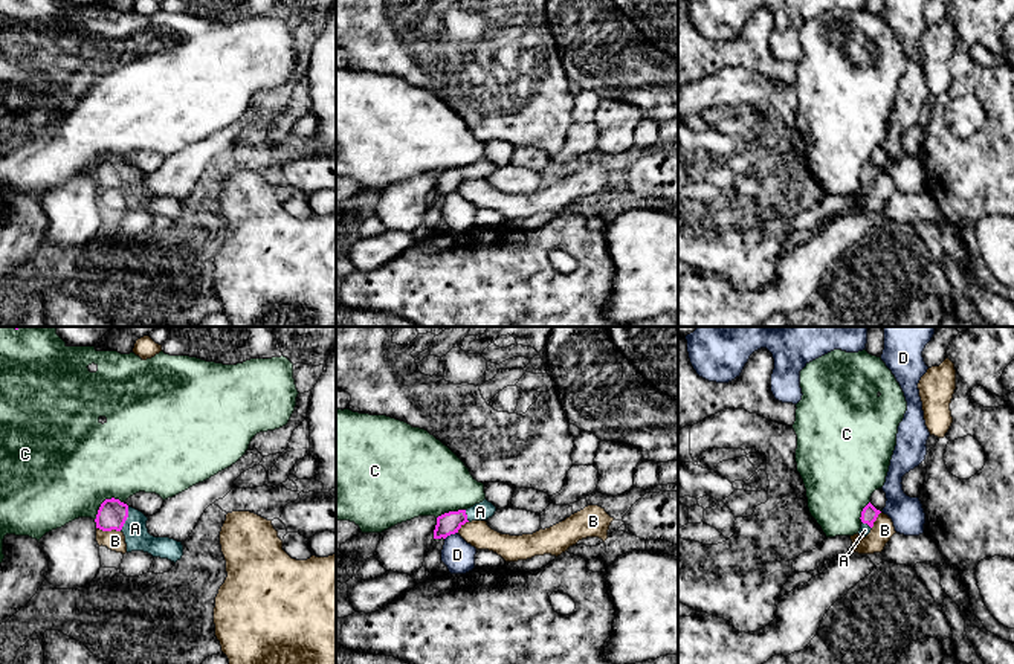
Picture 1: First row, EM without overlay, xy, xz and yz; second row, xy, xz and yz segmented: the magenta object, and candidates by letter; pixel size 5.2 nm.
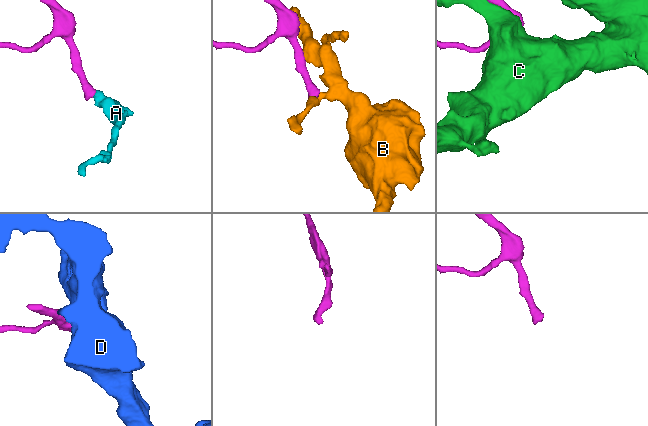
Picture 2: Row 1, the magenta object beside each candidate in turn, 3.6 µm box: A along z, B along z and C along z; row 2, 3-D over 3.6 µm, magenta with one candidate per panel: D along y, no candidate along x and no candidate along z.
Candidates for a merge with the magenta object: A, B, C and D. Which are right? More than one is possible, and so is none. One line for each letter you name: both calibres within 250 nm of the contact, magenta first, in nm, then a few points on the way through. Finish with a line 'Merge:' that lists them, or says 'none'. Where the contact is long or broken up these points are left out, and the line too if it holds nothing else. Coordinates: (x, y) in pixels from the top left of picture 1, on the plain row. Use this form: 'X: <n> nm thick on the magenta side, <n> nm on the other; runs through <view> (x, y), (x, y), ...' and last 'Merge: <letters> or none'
A: 160 nm thick on the magenta side, 130 nm on the other; runs through xy (112, 173), (125, 177), (135, 186)
Merge: A

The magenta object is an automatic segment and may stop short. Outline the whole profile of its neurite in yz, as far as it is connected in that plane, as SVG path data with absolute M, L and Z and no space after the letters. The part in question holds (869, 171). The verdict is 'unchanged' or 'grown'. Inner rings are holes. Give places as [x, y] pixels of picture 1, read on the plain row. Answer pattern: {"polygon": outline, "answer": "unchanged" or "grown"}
{"polygon": "M870 160L863 166L861 176L860 176L861 177L861 186L858 189L858 192L861 195L866 195L870 191L874 180L877 179L880 171L881 169L877 168Z", "answer": "grown"}

